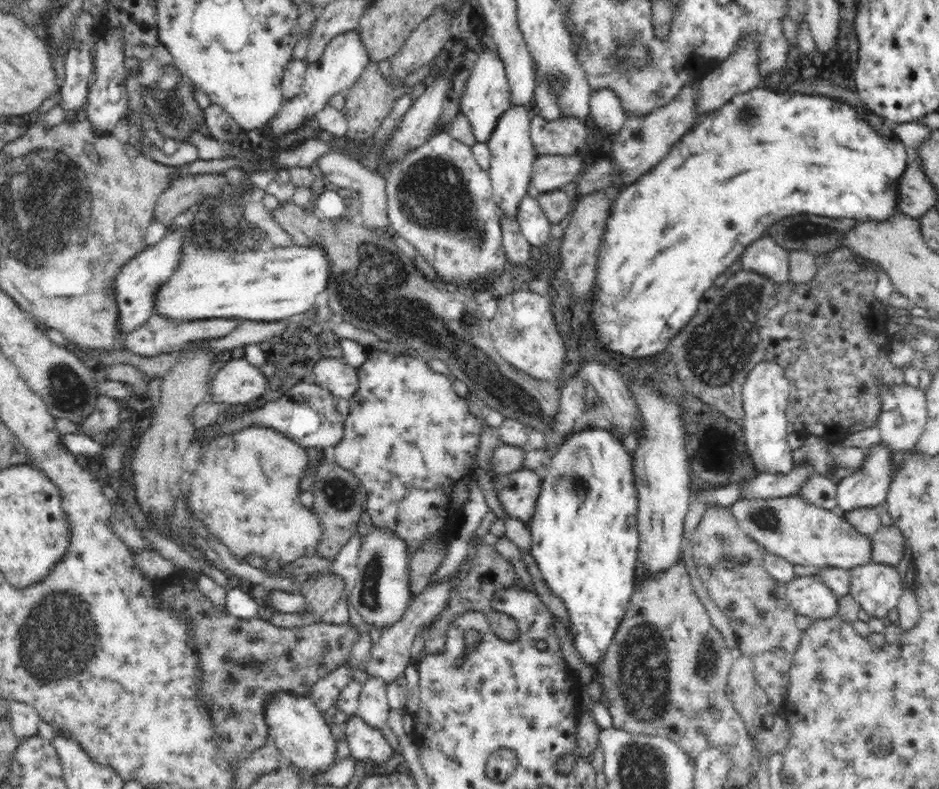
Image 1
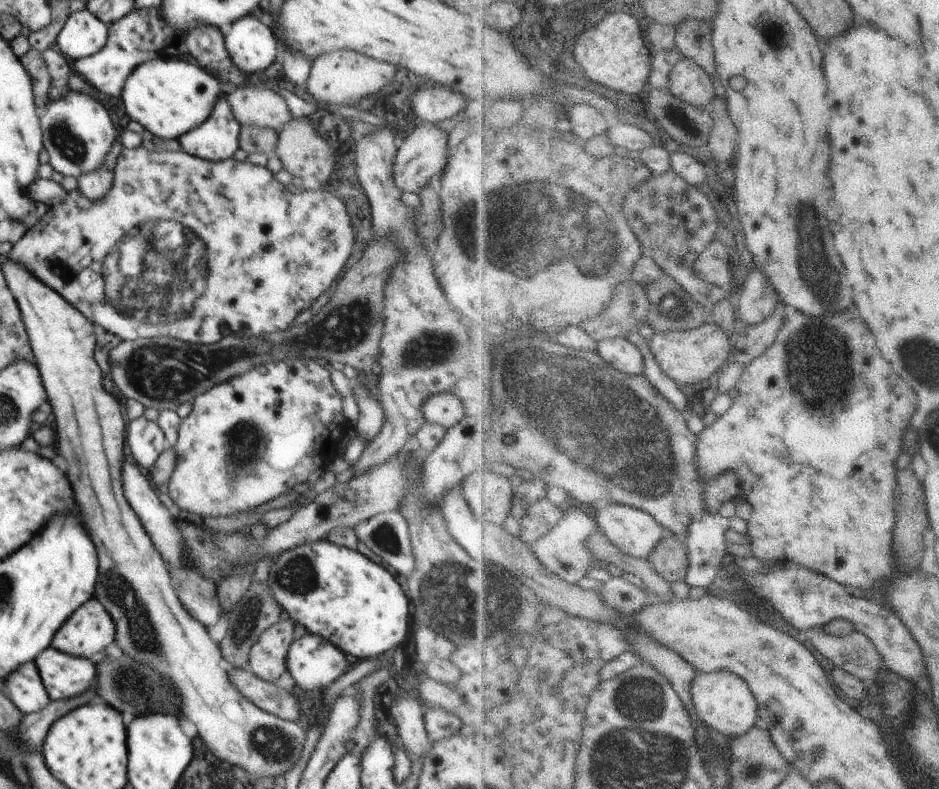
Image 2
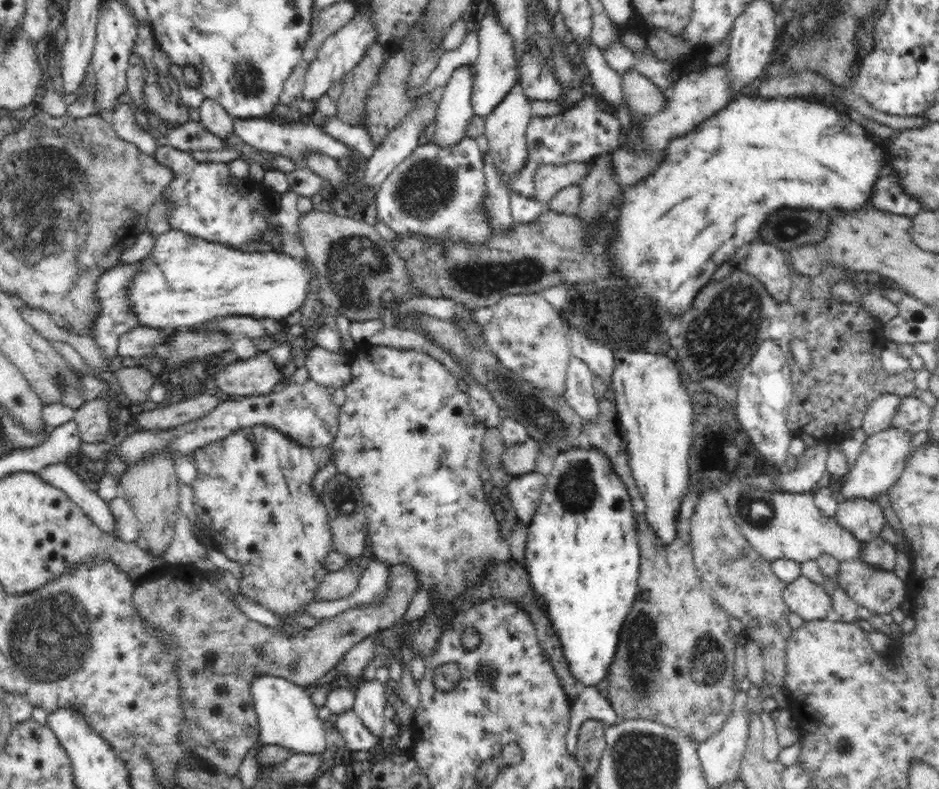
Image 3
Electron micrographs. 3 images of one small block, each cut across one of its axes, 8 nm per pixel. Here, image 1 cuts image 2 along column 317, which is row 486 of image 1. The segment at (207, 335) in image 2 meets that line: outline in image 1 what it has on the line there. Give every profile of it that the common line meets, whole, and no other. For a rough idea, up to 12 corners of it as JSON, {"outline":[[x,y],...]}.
{"outline":[[248,427],[200,447],[189,506],[261,569],[315,554],[309,455]]}

